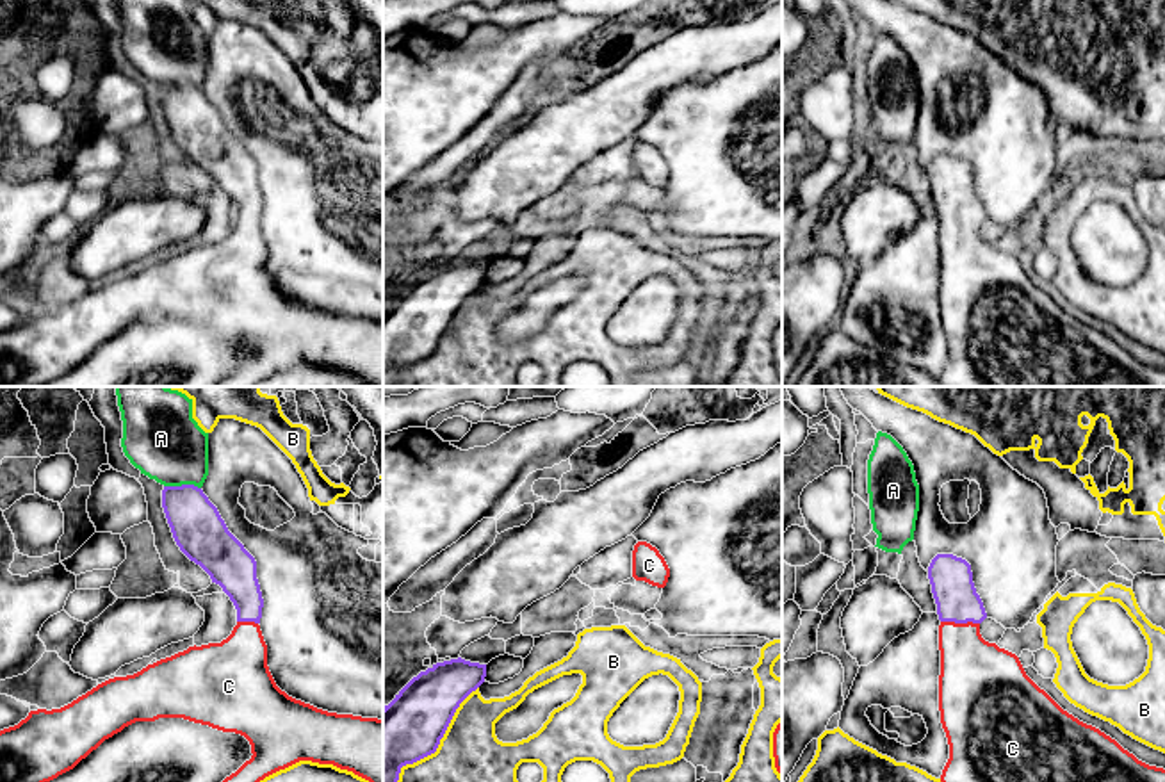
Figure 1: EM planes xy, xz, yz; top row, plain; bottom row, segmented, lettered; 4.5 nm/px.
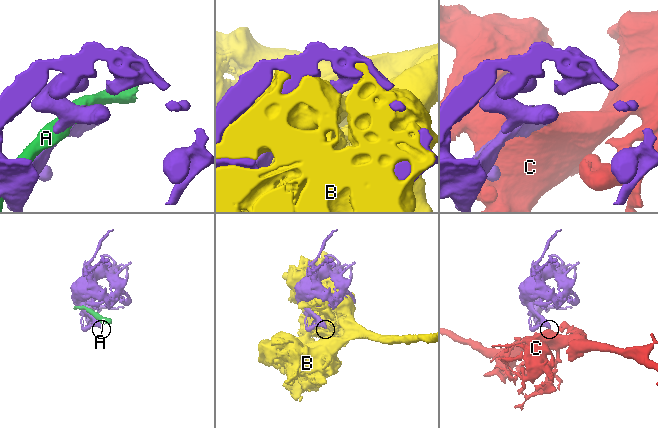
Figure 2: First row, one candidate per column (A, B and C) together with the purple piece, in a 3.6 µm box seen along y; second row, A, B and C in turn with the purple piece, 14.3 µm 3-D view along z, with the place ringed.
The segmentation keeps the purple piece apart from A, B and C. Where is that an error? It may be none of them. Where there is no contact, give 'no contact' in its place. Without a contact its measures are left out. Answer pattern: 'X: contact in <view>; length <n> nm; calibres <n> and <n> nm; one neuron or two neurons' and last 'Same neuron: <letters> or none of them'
A: contact in xy; length 170 nm; calibres 240 and 340 nm; two neurons
B: contact in xz; length 600 nm; calibres 300 and 420 nm; two neurons
C: contact in yz; length 180 nm; calibres 190 and 320 nm; one neuron
Same neuron: C

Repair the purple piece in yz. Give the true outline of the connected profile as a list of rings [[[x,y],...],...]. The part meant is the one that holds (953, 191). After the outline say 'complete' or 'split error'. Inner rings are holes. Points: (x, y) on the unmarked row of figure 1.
[[[937,155],[928,167],[928,180],[941,221],[939,312],[949,346],[942,387],[1165,387],[1163,369],[1138,362],[1110,337],[1063,312],[1026,276],[1015,255],[982,239],[980,224],[987,214],[965,160]]]; split error

